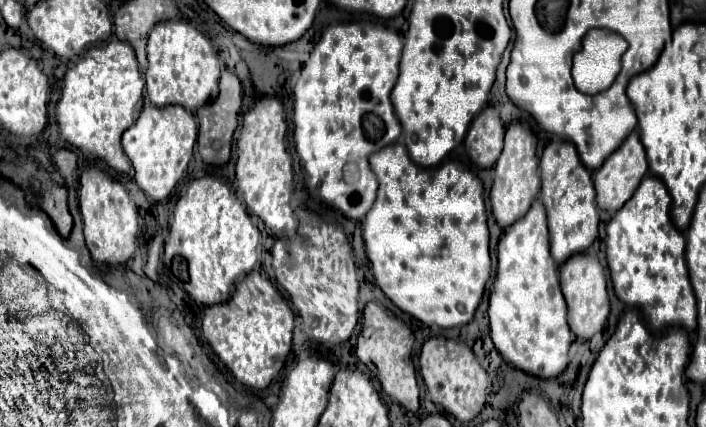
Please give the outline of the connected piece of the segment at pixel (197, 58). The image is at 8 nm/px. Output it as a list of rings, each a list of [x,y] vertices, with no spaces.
[[[184,20],[160,22],[148,36],[148,70],[144,74],[146,92],[154,106],[178,104],[194,112],[200,106],[212,102],[218,94],[218,78],[222,72],[220,60],[214,54],[210,42]]]

